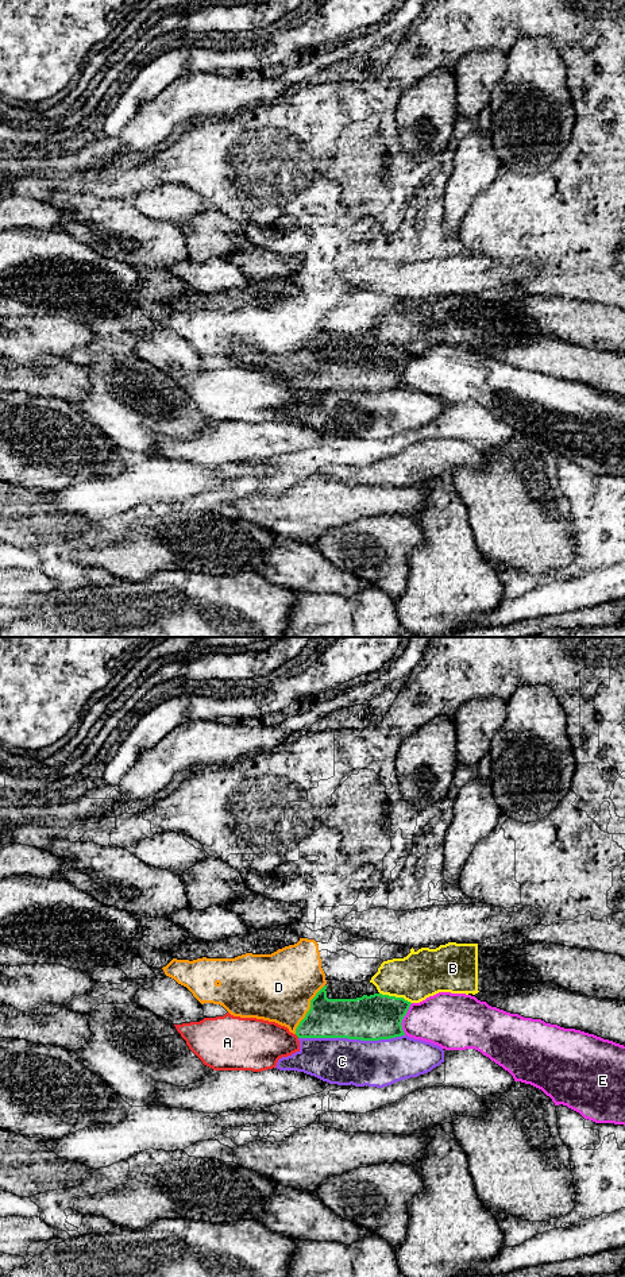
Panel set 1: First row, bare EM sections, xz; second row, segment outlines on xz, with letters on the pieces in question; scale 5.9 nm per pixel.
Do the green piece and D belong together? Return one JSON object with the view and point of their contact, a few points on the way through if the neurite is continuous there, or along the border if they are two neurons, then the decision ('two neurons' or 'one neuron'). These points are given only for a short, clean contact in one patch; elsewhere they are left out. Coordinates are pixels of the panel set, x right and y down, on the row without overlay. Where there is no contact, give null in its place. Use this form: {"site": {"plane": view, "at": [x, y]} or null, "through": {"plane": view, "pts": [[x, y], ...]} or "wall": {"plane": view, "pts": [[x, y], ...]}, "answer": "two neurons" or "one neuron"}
{"site": {"plane": "xz", "at": [309, 361]}, "through": {"plane": "xz", "pts": [[327, 370], [317, 369], [309, 361], [278, 339]]}, "answer": "one neuron"}

